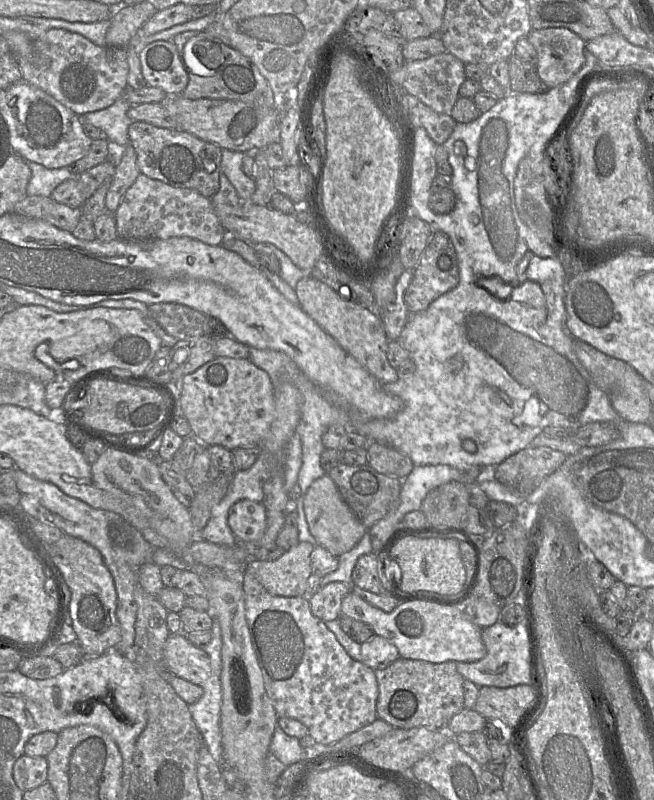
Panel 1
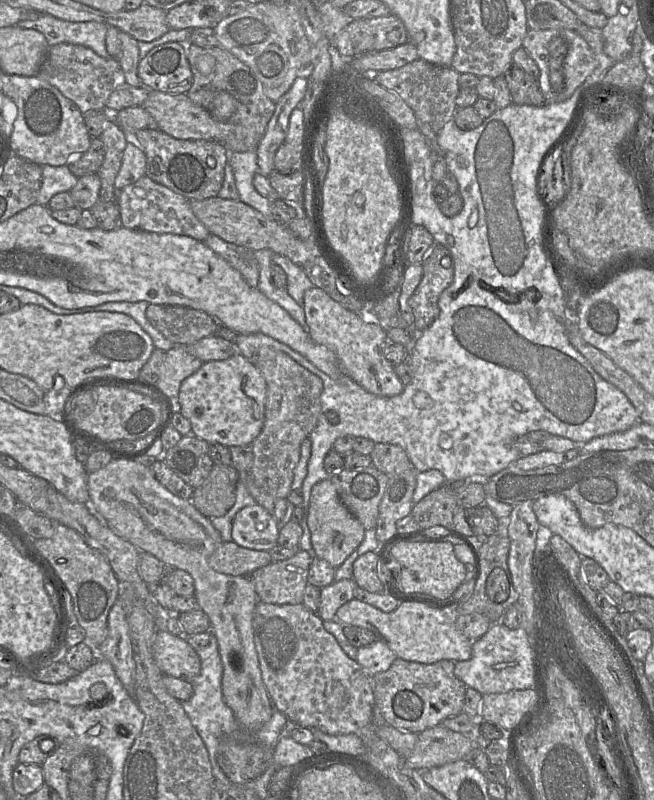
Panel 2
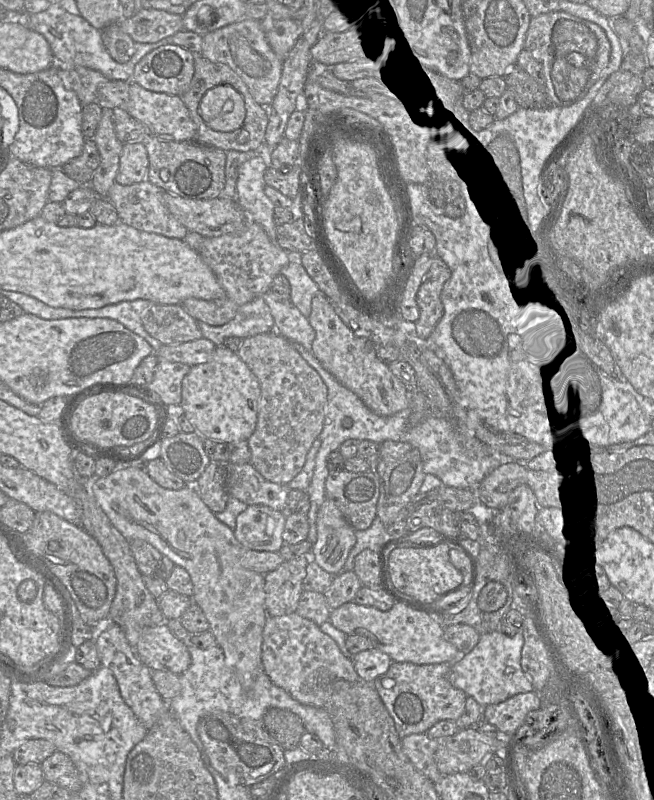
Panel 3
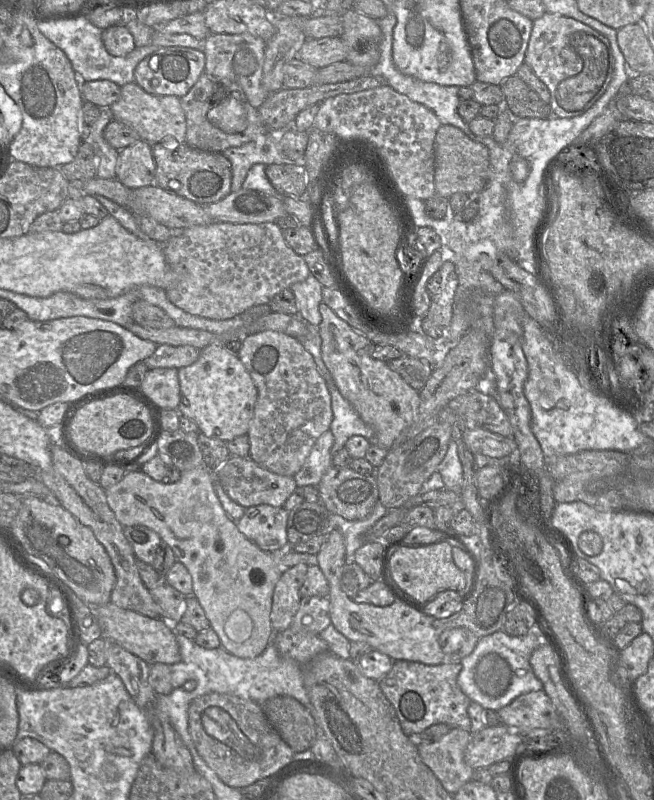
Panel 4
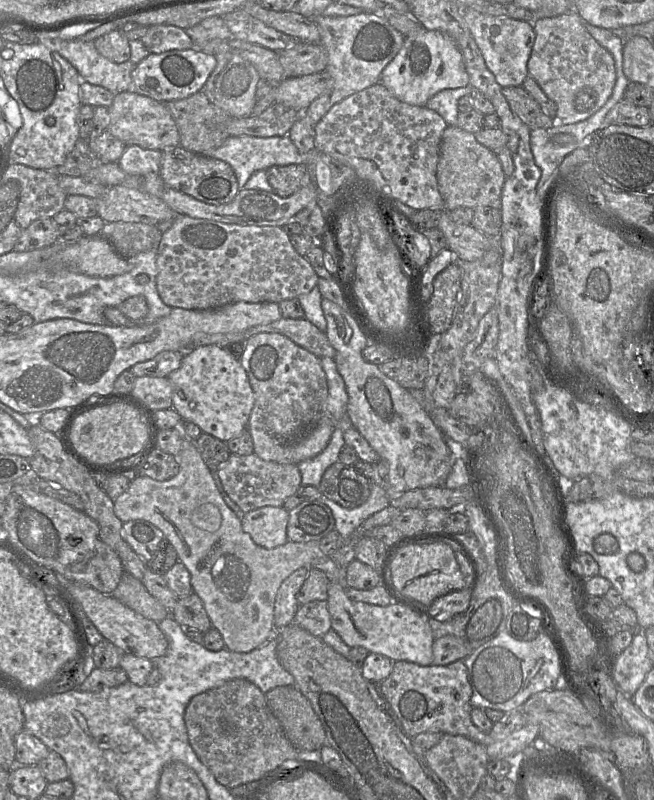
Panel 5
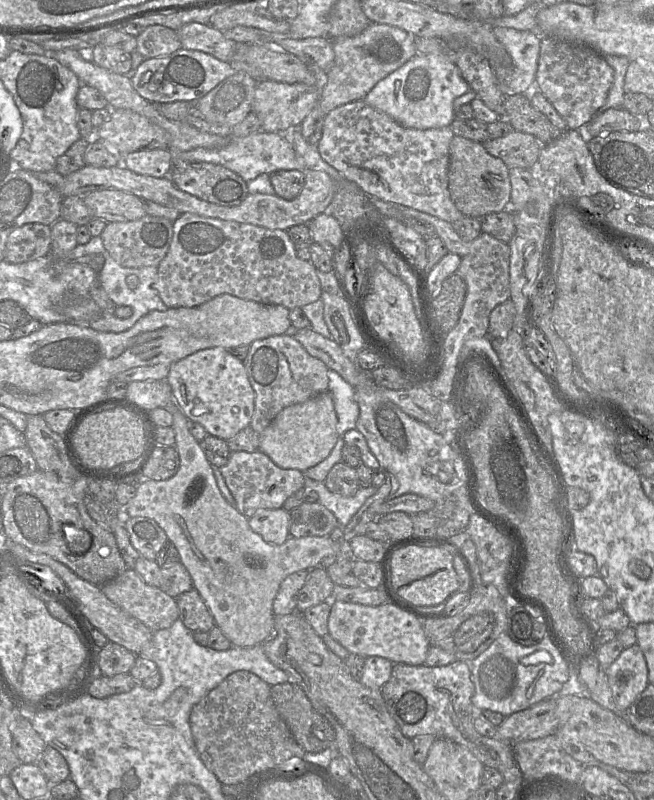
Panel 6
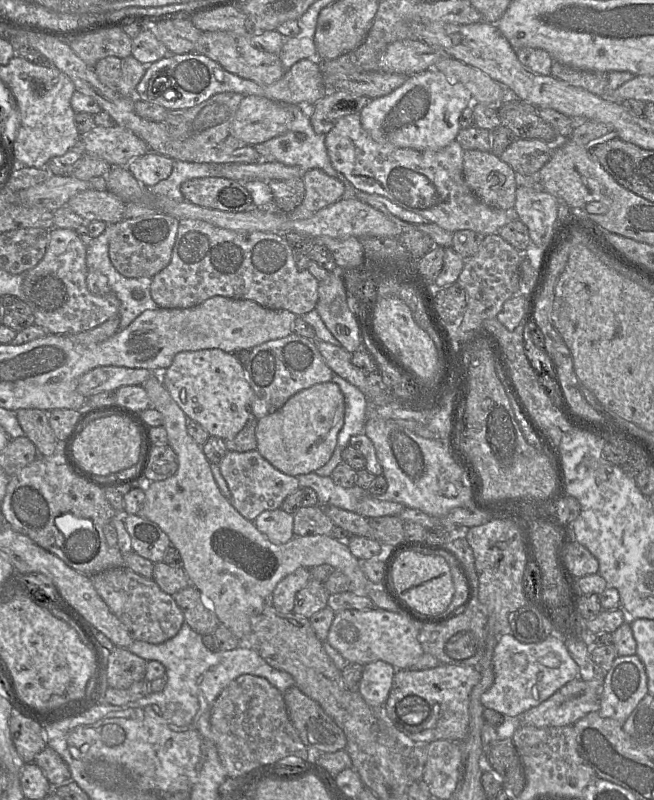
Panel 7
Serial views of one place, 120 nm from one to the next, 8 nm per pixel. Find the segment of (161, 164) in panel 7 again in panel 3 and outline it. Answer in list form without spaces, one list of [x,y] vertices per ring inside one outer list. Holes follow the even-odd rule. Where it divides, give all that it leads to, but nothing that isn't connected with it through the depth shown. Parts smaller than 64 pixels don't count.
[[[140,141],[123,143],[119,170],[115,182],[131,185],[147,179],[149,158],[147,149]]]

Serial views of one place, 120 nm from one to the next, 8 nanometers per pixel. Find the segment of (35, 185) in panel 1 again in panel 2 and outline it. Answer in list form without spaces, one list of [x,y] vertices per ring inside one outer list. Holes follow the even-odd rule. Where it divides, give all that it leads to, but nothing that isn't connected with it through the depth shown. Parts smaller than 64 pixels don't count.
[[[67,164],[40,166],[42,169],[42,182],[36,204],[47,206],[55,194],[70,191],[78,181],[78,178],[70,172]]]

